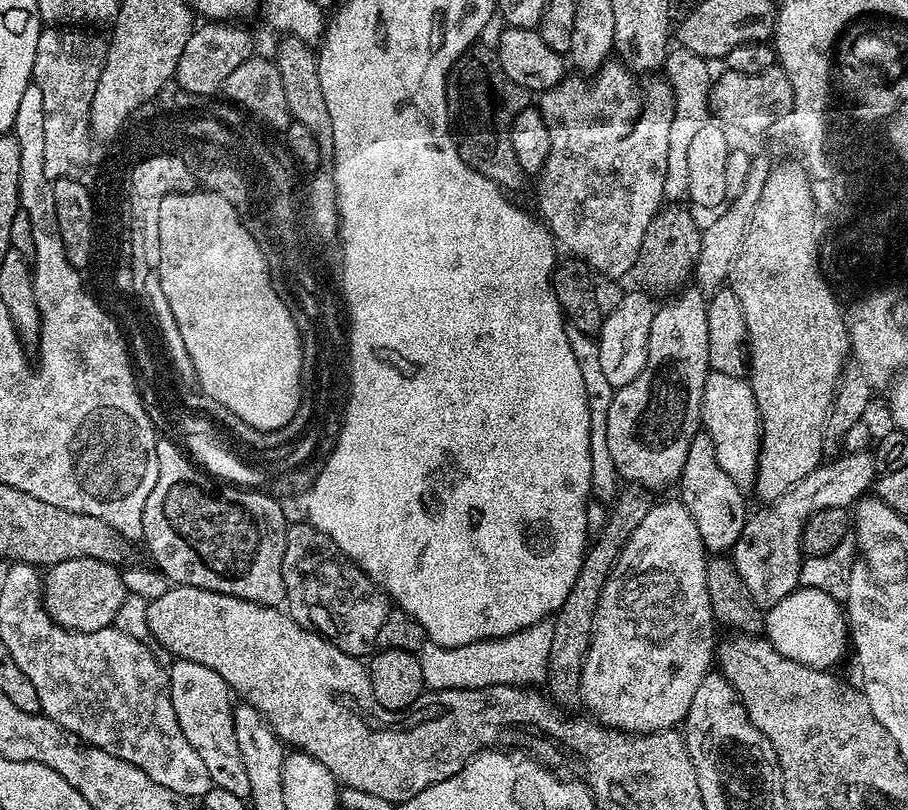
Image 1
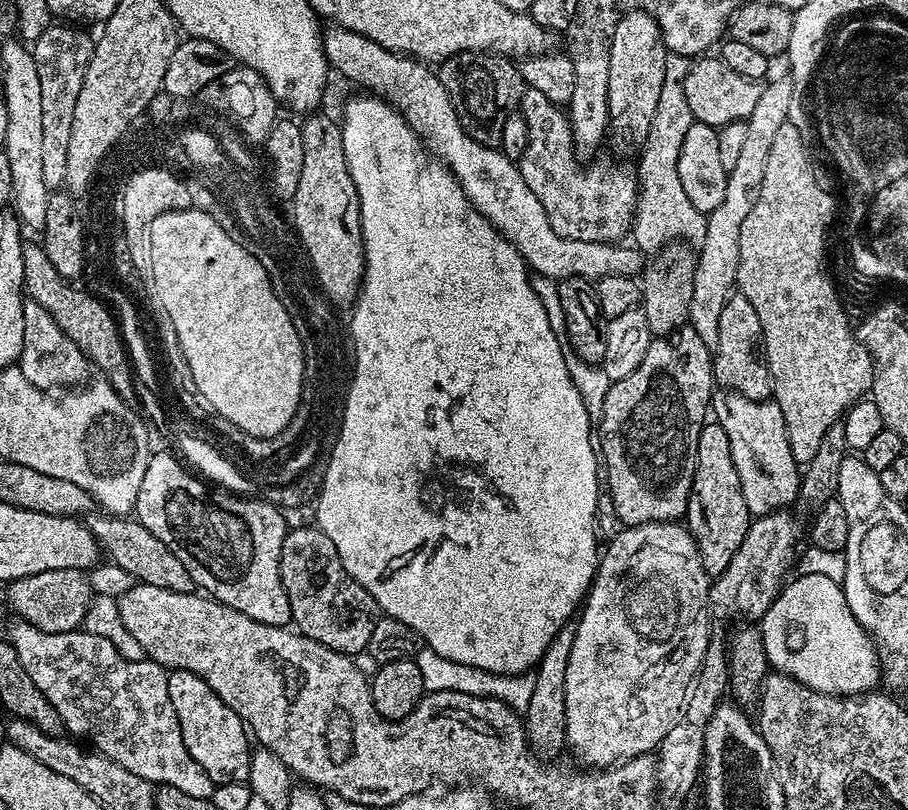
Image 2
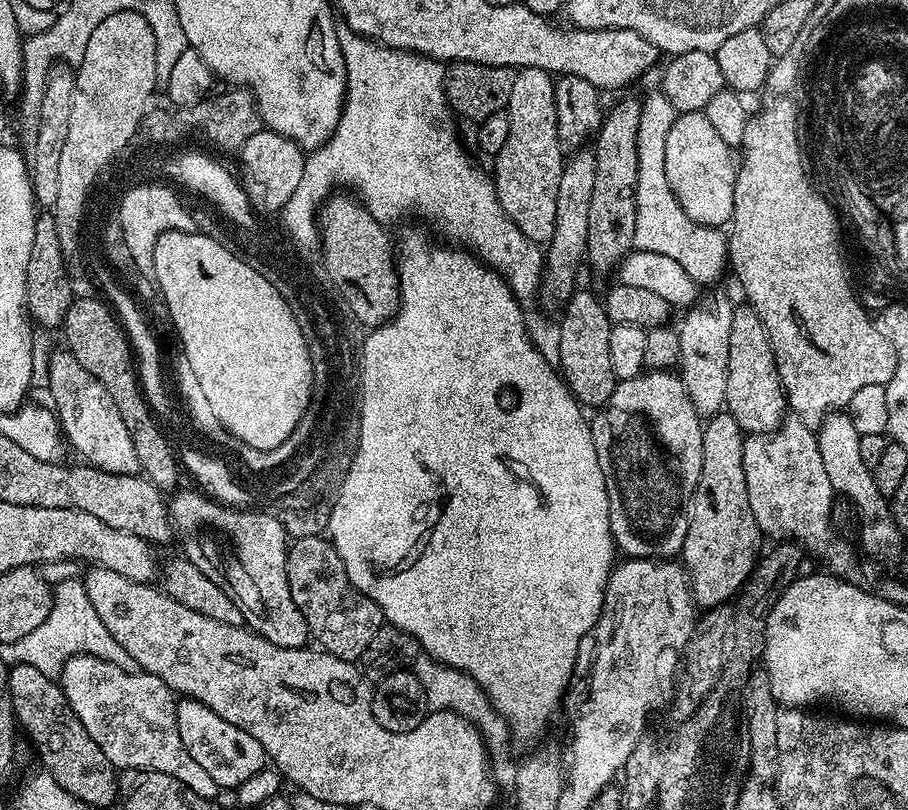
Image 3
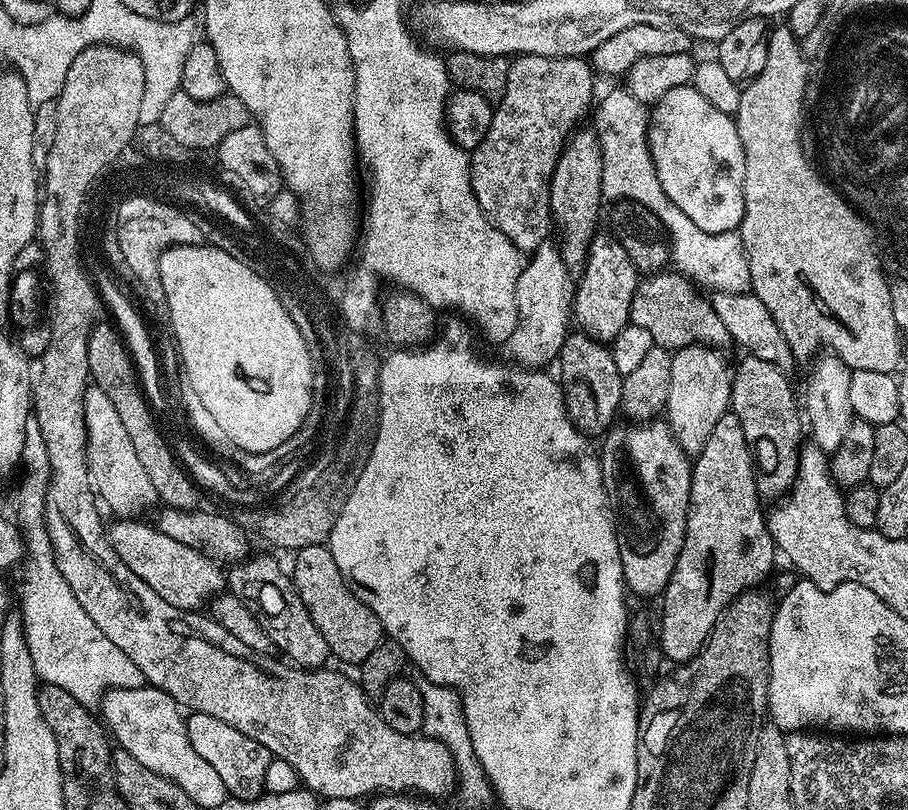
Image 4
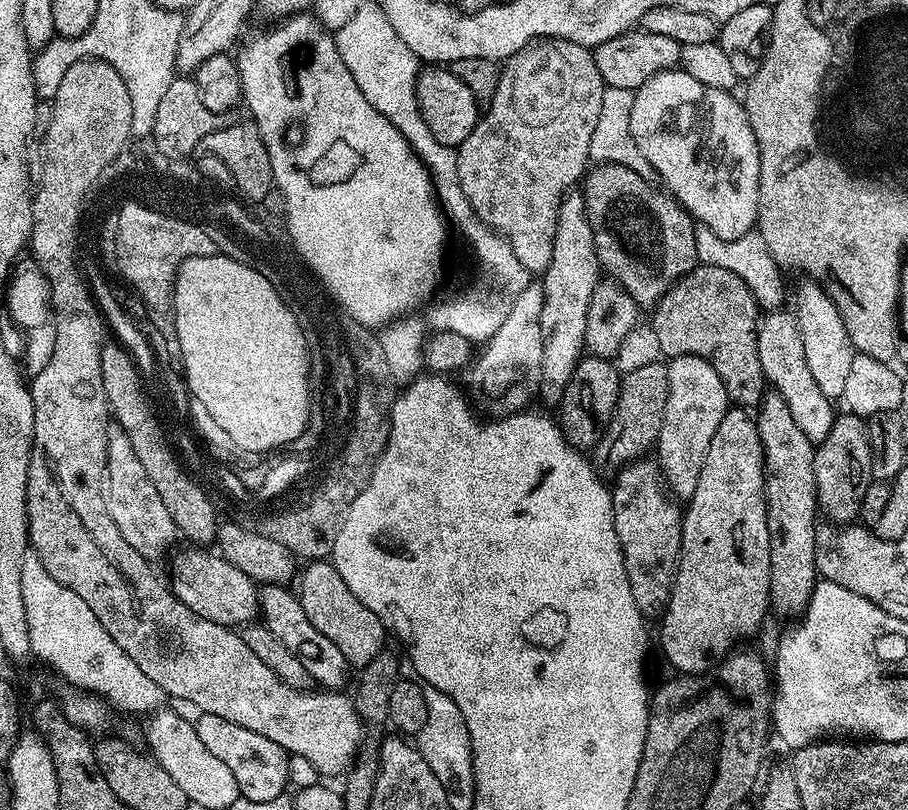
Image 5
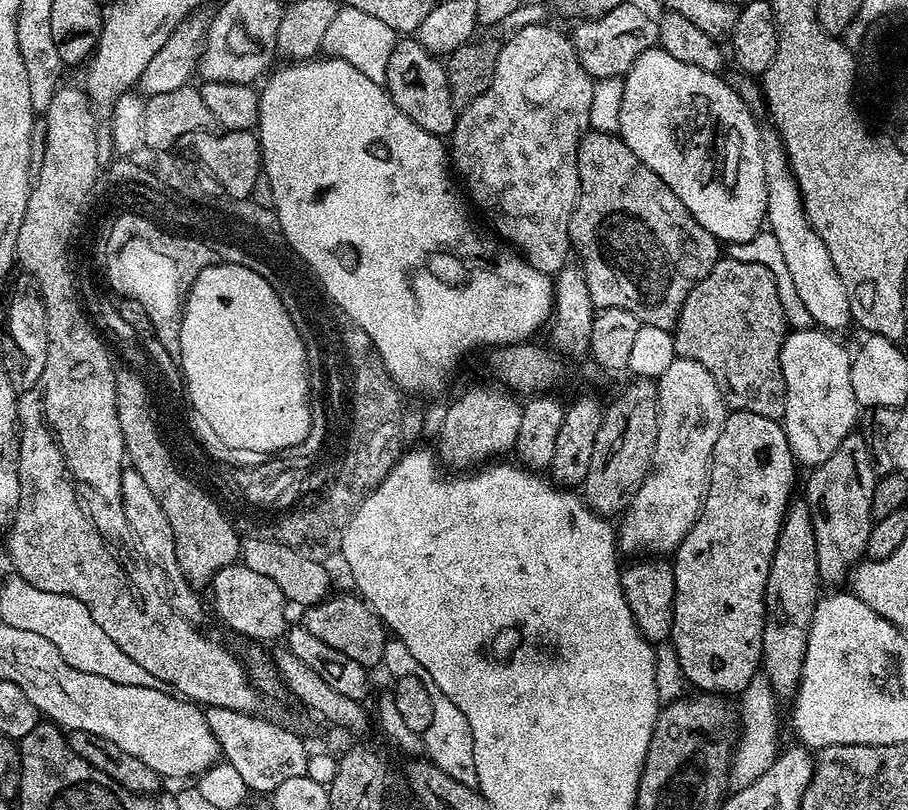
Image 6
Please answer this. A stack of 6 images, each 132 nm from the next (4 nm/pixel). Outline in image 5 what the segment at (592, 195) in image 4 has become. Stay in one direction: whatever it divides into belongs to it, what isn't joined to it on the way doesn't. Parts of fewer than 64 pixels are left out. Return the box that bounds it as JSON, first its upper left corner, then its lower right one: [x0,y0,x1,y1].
[538,191,602,406]

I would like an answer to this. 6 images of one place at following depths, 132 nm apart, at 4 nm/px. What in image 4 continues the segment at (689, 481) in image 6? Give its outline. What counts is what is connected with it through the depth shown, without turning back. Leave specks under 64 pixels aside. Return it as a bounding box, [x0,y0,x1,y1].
[666,344,732,458]

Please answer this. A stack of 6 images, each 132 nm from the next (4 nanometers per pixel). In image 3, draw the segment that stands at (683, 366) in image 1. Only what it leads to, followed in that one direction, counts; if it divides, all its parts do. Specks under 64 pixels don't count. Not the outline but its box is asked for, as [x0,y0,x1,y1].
[591,370,704,560]

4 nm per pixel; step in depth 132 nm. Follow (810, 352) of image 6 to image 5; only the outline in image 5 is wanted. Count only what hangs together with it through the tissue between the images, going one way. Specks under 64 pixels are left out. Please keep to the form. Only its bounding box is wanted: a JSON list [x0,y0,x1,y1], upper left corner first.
[756,310,834,445]

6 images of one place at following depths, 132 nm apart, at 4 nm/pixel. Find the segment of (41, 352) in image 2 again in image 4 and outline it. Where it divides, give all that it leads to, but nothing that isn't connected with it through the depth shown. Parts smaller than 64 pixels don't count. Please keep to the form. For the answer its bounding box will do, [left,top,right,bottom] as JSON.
[84,386,157,518]

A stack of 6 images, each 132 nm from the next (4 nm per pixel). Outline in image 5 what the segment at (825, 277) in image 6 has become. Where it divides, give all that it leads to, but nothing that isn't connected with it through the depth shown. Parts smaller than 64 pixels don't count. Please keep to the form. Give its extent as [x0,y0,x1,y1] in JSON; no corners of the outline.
[794,282,854,398]

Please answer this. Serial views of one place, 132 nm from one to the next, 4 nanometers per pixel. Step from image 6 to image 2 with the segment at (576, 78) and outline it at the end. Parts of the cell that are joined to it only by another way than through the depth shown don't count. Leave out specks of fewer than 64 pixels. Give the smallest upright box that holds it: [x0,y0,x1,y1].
[518,87,637,242]

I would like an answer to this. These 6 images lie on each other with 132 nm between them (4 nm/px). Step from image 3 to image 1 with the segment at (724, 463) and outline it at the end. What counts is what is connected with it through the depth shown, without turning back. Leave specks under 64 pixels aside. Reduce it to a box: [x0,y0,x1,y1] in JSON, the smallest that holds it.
[678,430,746,554]

